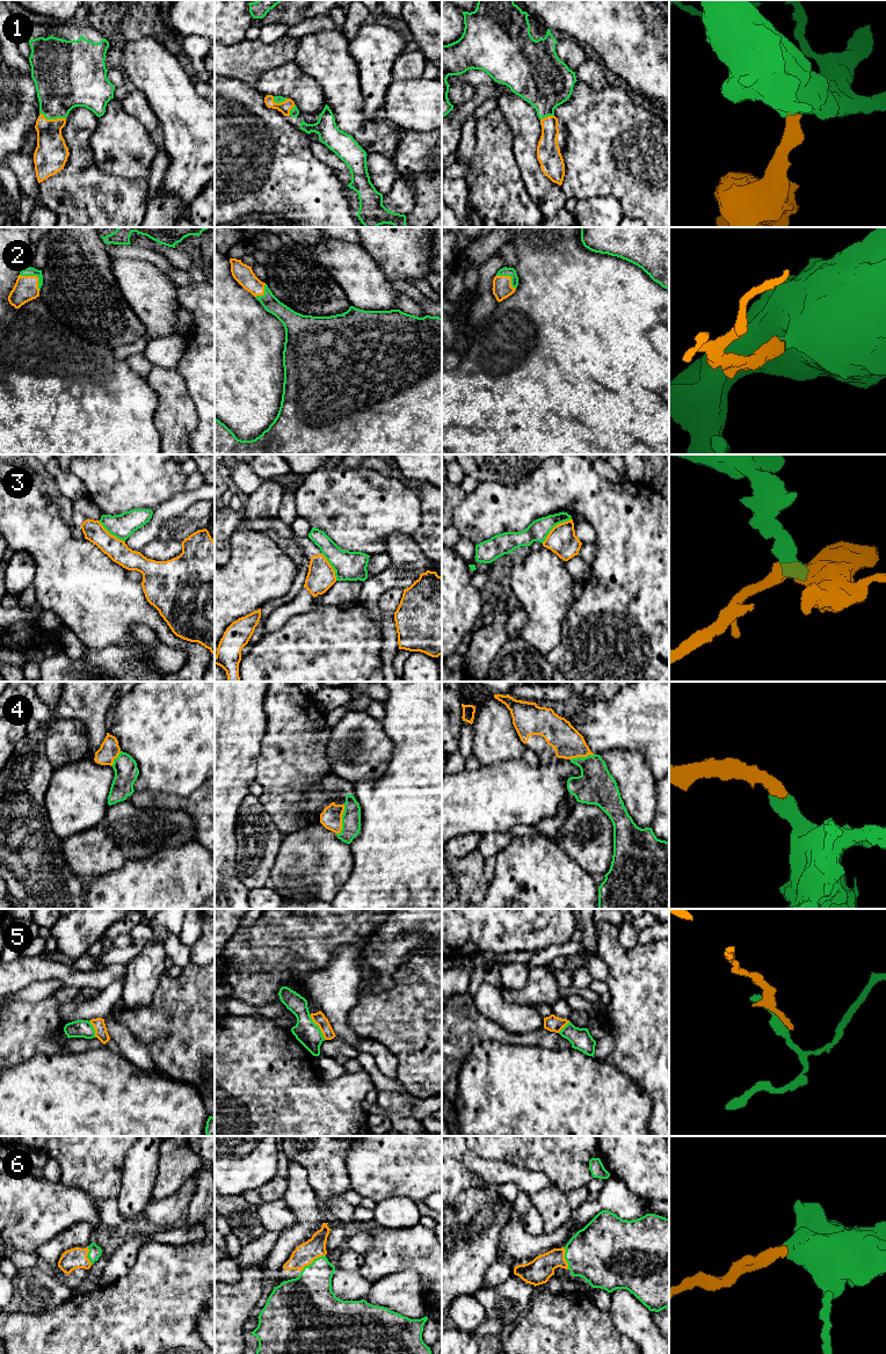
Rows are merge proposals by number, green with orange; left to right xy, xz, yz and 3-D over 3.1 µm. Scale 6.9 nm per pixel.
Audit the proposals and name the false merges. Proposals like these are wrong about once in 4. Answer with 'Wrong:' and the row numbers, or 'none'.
Wrong: 3, 5

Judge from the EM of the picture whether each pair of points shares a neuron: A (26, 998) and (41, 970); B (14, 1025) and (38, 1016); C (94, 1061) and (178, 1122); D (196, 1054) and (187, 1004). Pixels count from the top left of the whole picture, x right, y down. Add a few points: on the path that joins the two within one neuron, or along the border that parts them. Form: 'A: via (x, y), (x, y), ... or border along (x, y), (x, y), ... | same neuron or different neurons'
A: border along (62, 983), (56, 980), (40, 980), (12, 994) | different neurons
B: via (20, 1025), (29, 1025), (33, 1021) | same neuron
C: via (115, 1082), (118, 1085), (125, 1085), (157, 1116) | same neuron
D: via (196, 1041), (196, 1017) | same neuron

